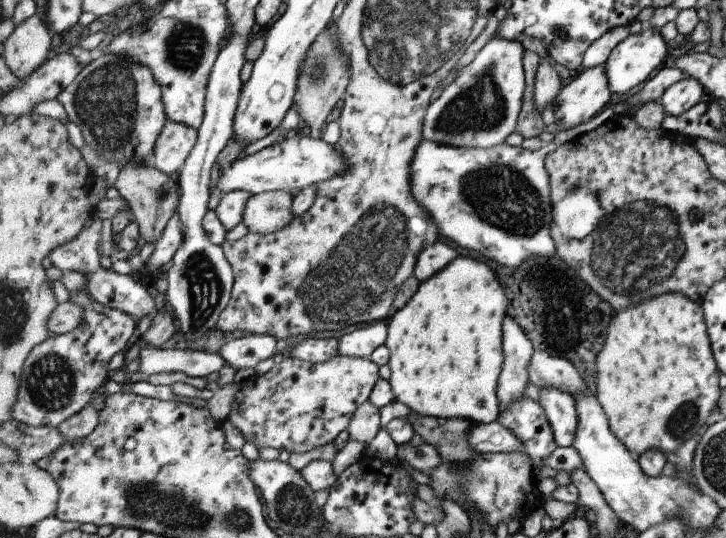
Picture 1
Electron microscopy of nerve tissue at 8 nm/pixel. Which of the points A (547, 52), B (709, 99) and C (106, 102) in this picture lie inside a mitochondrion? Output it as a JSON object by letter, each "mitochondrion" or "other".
{"A":"other","B":"other","C":"mitochondrion"}

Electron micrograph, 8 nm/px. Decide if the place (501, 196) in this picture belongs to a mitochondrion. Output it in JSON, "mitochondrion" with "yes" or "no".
{"mitochondrion":"yes"}

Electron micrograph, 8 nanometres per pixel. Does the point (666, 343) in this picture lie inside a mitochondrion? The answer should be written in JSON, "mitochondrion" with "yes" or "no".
{"mitochondrion":"no"}

